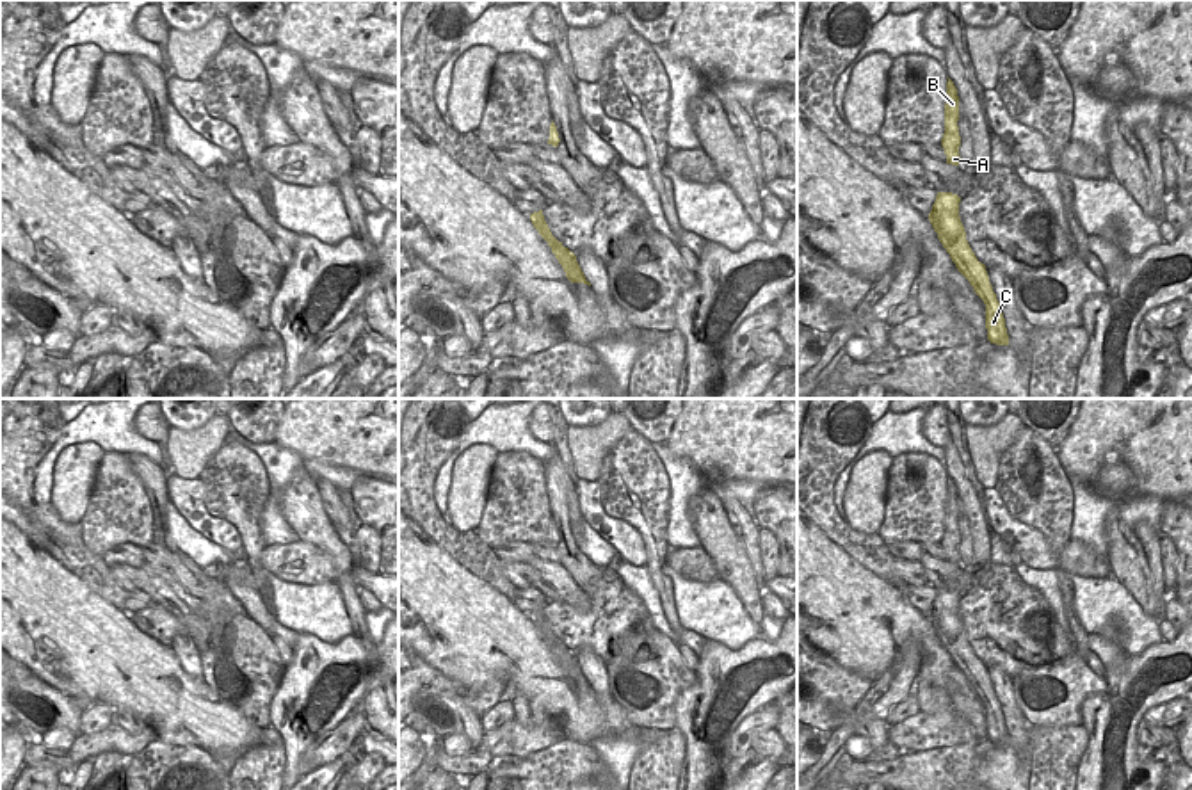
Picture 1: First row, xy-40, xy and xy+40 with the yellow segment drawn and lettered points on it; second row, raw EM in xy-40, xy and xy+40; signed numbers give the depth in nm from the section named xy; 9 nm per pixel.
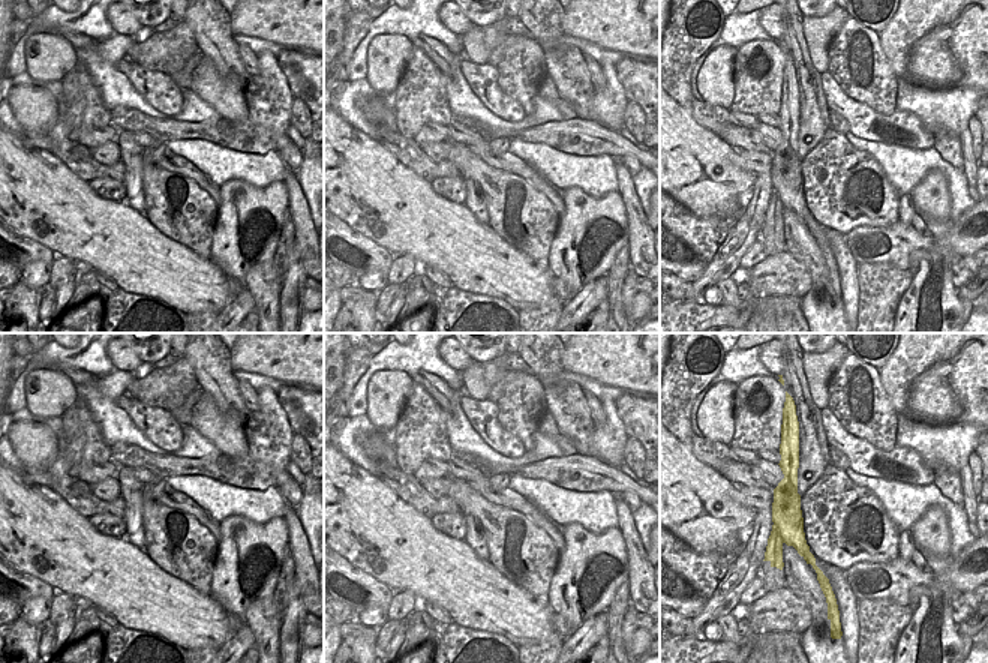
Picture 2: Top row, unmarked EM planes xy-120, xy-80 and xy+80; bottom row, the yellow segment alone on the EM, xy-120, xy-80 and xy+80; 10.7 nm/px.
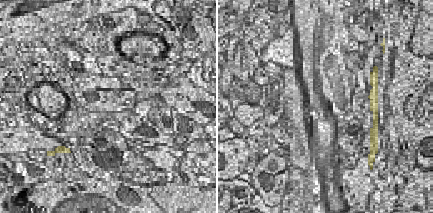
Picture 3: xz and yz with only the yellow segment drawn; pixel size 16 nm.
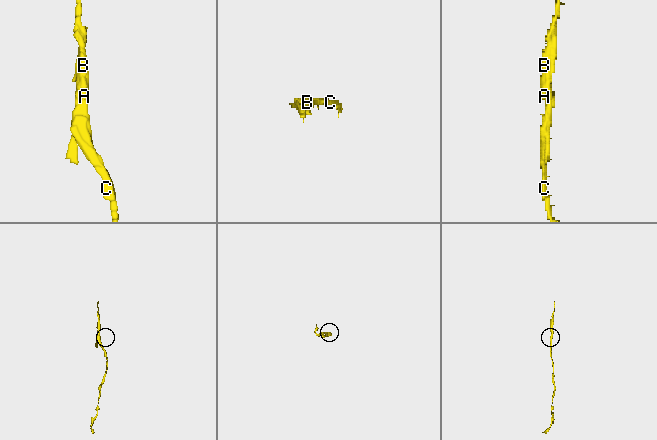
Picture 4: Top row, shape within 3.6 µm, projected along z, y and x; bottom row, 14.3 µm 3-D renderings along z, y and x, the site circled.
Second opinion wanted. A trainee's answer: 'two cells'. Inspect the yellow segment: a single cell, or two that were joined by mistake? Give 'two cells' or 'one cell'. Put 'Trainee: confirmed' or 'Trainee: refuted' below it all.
two cells
Trainee: confirmed

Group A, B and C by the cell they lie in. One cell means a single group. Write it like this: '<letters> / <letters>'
A B / C

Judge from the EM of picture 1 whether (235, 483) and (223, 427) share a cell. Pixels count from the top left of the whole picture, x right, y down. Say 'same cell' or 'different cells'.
different cells

